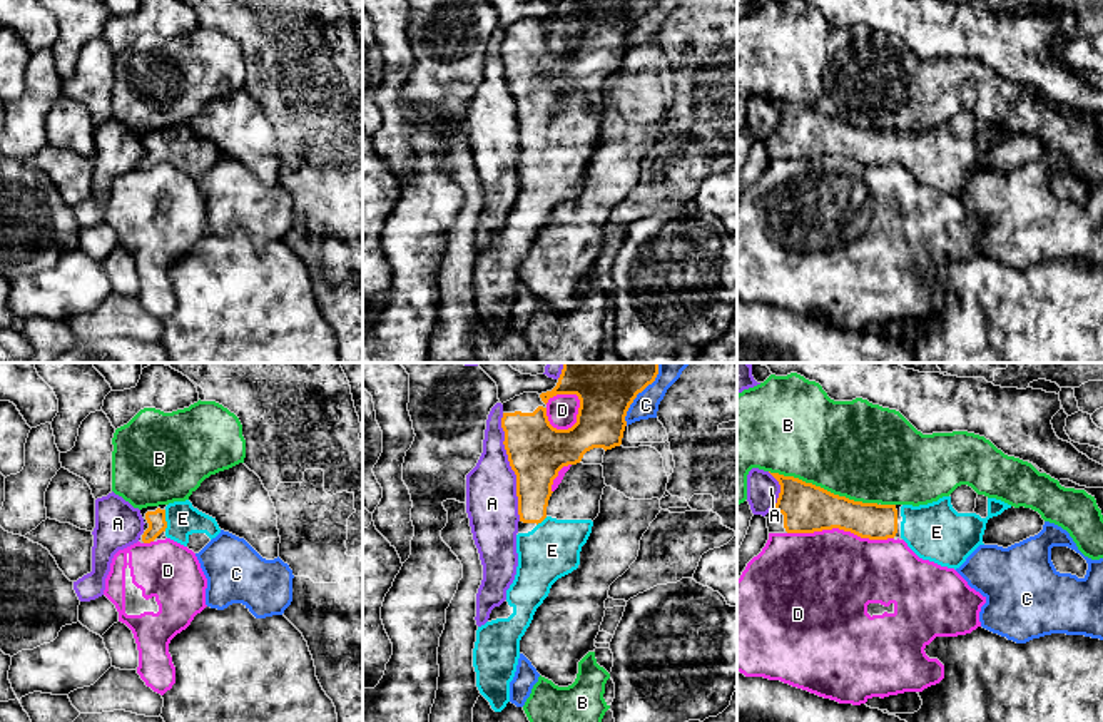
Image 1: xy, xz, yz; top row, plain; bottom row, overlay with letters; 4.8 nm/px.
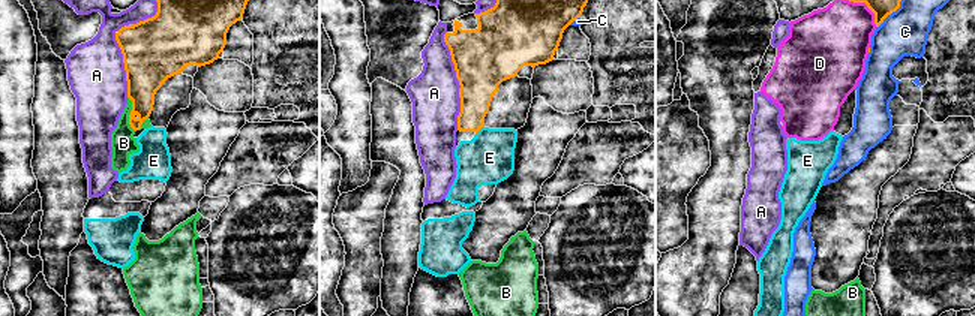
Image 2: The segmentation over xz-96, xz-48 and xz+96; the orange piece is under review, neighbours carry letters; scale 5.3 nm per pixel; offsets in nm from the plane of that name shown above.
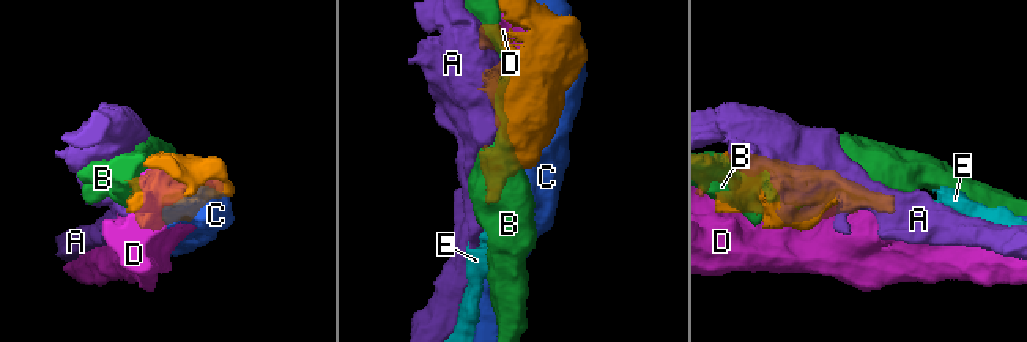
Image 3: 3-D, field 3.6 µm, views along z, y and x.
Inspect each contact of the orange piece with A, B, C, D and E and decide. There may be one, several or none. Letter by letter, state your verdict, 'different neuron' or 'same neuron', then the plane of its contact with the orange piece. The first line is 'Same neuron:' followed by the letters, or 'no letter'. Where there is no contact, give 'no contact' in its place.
Same neuron: E
A: different neuron; meets orange in xz
B: different neuron; meets orange in yz
C: different neuron; meets orange in xz
D: different neuron; meets orange in yz
E: same neuron; meets orange in xy

